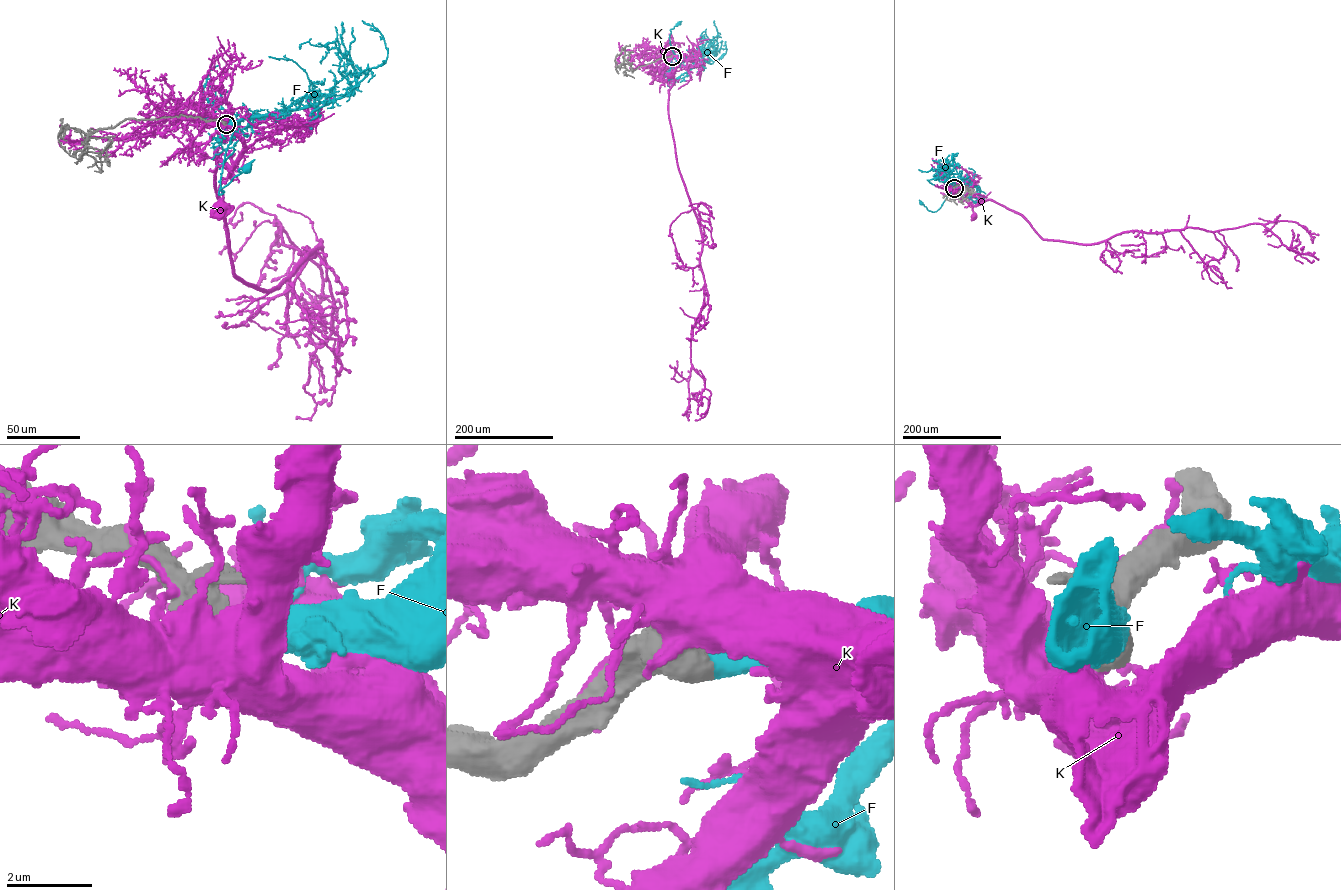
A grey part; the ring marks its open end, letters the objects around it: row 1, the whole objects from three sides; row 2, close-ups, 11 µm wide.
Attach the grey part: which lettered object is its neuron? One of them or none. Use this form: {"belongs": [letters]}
{"belongs": ["F"]}

